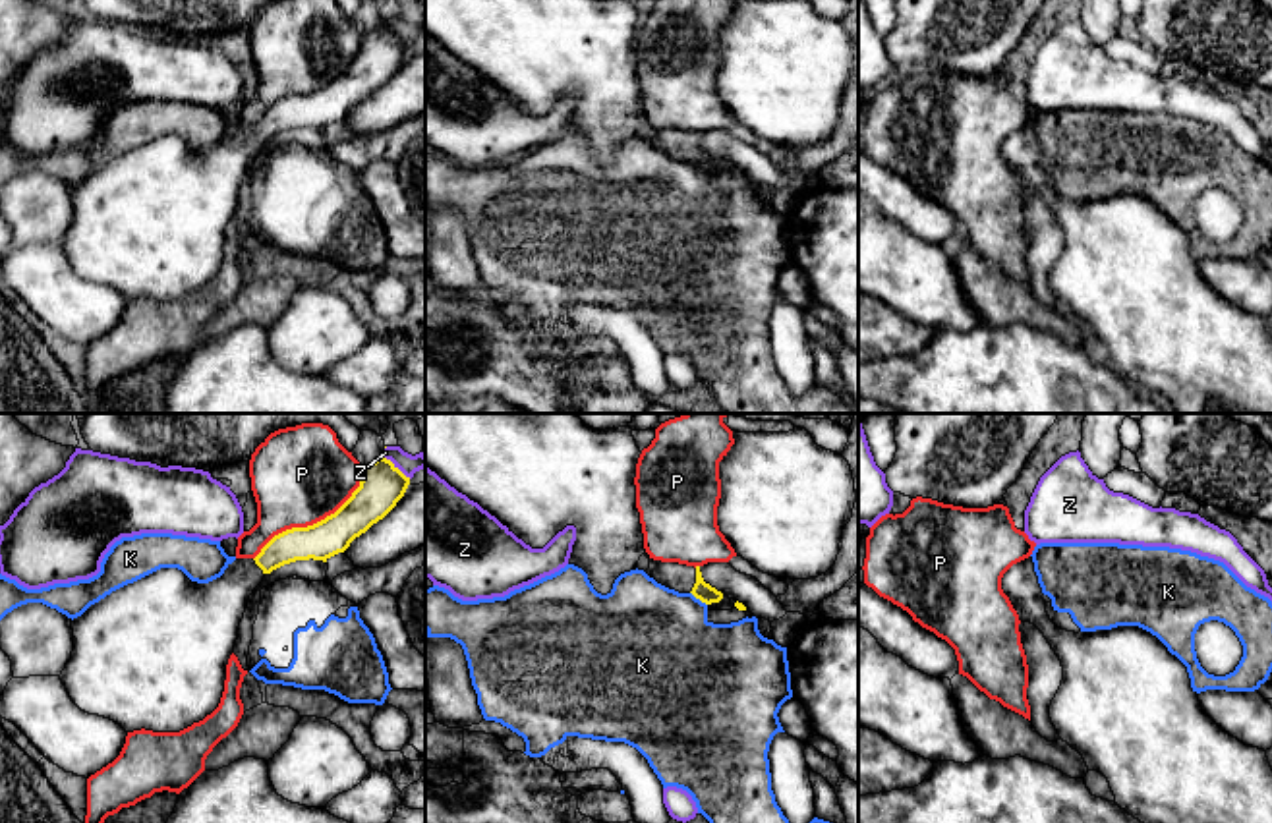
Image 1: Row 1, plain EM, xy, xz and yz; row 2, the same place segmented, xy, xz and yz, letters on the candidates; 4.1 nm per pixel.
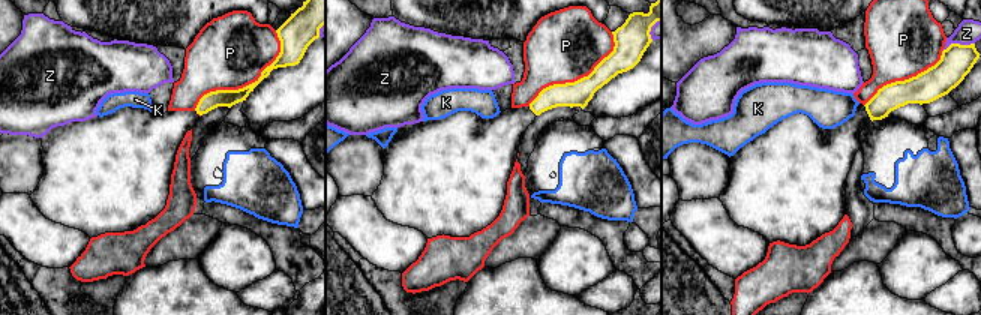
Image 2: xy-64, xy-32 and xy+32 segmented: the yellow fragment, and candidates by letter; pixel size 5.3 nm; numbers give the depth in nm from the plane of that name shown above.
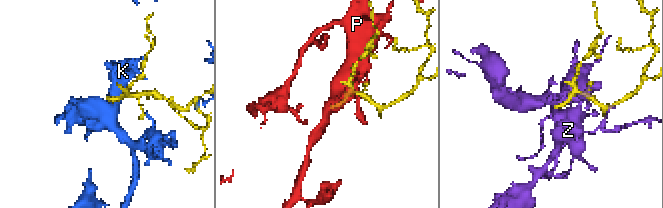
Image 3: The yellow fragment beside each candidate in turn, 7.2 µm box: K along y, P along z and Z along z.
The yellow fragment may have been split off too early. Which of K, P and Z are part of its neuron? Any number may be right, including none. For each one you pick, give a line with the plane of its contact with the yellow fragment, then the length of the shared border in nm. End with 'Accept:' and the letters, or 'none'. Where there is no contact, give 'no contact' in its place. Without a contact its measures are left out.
Accept: none

